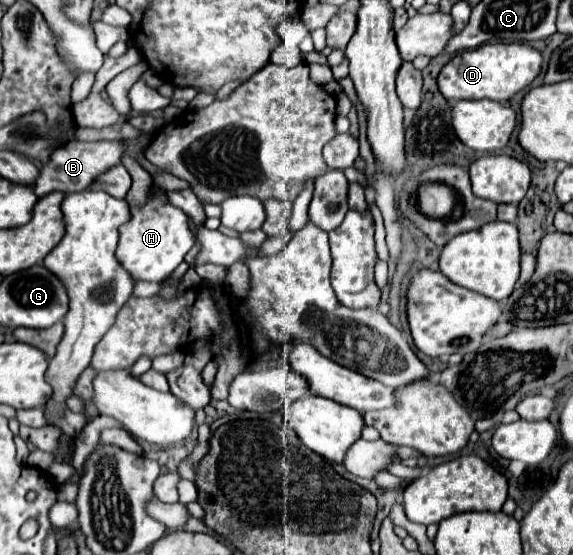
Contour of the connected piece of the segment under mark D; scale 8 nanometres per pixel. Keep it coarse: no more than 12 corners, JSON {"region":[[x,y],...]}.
{"region":[[527,44],[455,54],[437,86],[451,100],[507,102],[541,70]]}

